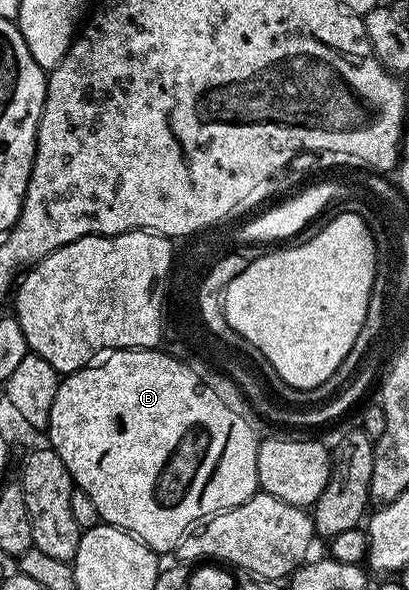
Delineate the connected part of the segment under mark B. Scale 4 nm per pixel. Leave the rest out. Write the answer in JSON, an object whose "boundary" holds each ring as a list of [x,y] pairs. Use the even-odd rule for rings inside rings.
{"boundary":[[[149,348],[122,350],[109,358],[102,370],[83,368],[59,381],[56,400],[52,400],[48,446],[64,460],[75,487],[92,496],[105,525],[127,530],[155,554],[165,556],[169,550],[177,551],[178,543],[195,524],[259,493],[256,460],[260,438],[254,435],[251,423],[232,412],[181,357]]]}

